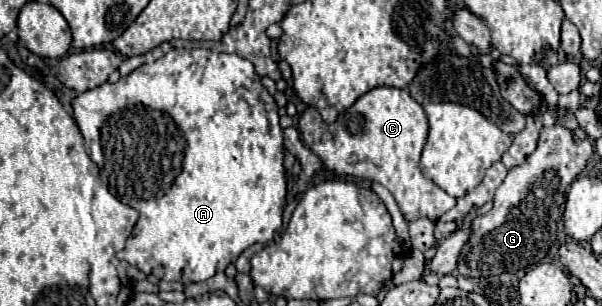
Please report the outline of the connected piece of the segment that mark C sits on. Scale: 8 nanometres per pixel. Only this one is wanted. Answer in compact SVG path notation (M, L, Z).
M388 86L374 88L342 112L334 124L326 124L320 118L318 132L314 132L314 112L318 112L314 106L304 110L298 120L298 132L302 132L302 142L310 144L310 150L322 158L328 170L380 182L392 192L406 220L422 216L438 220L456 204L452 196L428 180L420 170L420 152L428 134L428 118L406 90Z

